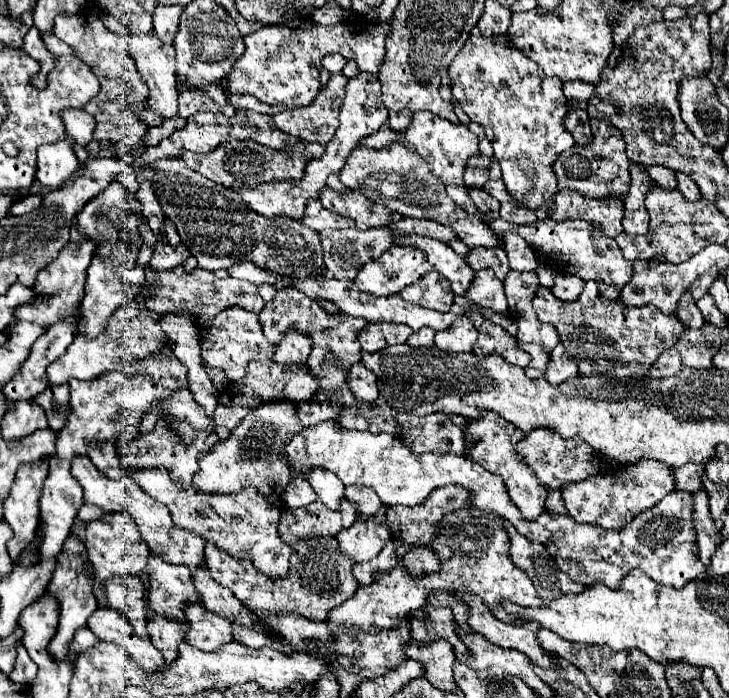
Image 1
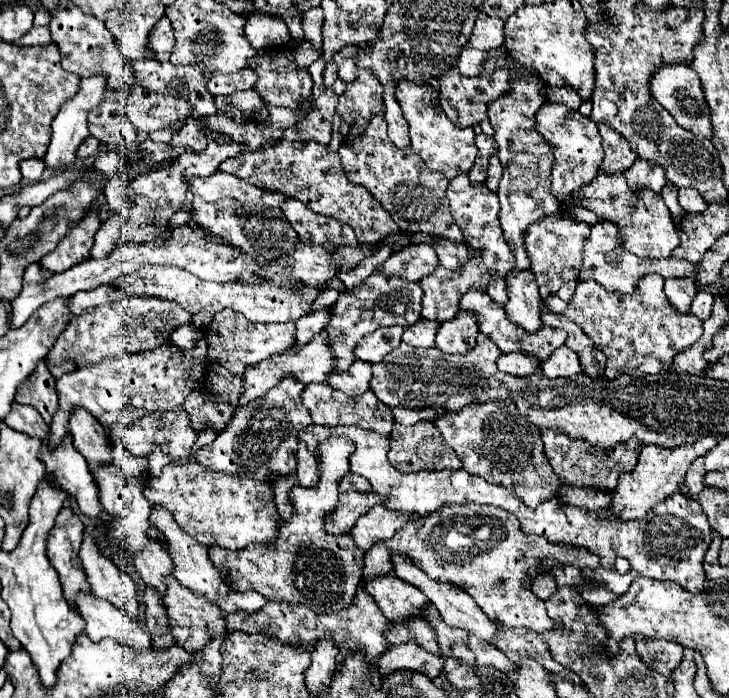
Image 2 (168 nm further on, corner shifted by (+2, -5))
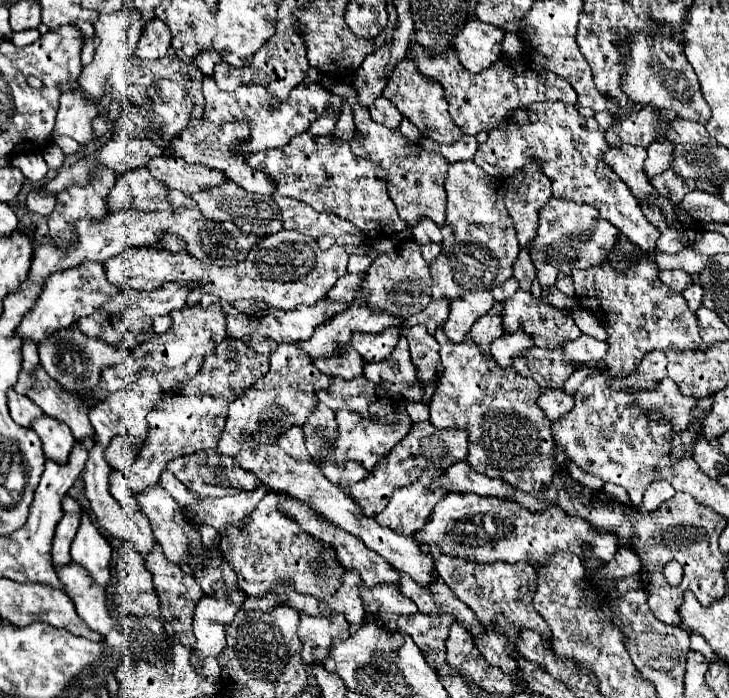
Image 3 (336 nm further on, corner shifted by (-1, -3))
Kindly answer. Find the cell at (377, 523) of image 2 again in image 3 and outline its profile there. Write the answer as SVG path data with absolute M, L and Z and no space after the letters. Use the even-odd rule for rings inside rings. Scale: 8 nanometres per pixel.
M443 468L425 470L417 482L407 484L407 488L403 486L395 490L387 508L381 514L377 514L375 520L401 536L413 536L415 532L419 532L425 526L437 502L447 494L447 488L443 486L437 486L433 492L425 492L433 484L433 480L439 478L443 472Z

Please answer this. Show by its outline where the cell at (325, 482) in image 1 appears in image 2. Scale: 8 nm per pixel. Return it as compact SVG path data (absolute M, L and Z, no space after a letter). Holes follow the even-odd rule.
M298 444L298 468L296 474L300 478L300 484L304 488L314 488L320 482L320 468L316 458L312 456L312 452L308 448L304 448L304 444Z

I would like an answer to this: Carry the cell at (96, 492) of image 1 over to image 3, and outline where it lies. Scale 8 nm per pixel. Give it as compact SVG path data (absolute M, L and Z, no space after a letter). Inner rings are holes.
M43 414L31 424L31 428L39 434L39 438L43 442L45 458L55 460L57 464L67 462L67 456L69 456L69 452L73 448L73 442L75 442L67 424Z

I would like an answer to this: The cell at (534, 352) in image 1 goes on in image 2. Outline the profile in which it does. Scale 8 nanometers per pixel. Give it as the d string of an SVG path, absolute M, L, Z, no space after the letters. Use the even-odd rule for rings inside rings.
M470 288L470 290L462 296L462 300L460 300L460 310L472 312L474 318L476 318L476 322L478 322L478 326L480 326L480 332L486 334L486 336L490 336L490 340L492 340L492 342L500 348L500 352L504 352L504 354L508 354L508 352L520 352L520 354L528 354L528 356L532 356L532 358L536 358L536 360L540 360L540 362L546 362L546 358L548 358L556 348L560 348L560 346L564 344L564 340L566 340L566 336L564 336L562 330L552 330L552 328L548 328L548 326L542 326L536 334L528 334L522 326L516 326L516 324L508 322L508 316L506 316L506 312L504 312L504 306L492 302L492 298L490 298L486 292L476 290L476 288Z

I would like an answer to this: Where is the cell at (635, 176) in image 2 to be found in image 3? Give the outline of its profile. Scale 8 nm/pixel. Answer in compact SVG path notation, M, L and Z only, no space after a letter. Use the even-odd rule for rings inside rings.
M653 142L647 148L647 152L649 152L649 156L645 160L645 174L655 176L671 166L671 158L673 158L673 144L671 142Z

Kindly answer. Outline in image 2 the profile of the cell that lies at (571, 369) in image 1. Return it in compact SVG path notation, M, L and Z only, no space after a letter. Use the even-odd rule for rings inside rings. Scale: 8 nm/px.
M560 346L544 364L542 364L542 372L548 378L570 378L582 372L578 354L566 346Z

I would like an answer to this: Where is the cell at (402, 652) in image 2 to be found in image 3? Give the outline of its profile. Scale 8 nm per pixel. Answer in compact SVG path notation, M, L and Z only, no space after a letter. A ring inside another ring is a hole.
M415 612L411 616L399 616L397 630L409 634L423 652L425 660L433 668L439 668L445 662L445 640L451 622L455 622L451 614Z

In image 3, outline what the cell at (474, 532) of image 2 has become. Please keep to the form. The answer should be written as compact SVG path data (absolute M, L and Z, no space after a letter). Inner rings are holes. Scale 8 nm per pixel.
M447 494L429 516L427 524L419 534L413 536L423 544L439 544L445 554L461 556L473 562L543 562L553 556L553 552L567 550L577 556L583 554L583 544L589 542L593 552L609 562L617 548L619 540L611 530L599 530L587 524L583 518L573 518L561 508L553 506L545 512L529 512L511 500L499 500L491 496L477 494Z

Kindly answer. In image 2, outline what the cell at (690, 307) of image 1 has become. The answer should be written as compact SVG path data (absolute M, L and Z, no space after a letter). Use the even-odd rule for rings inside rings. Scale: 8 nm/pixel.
M690 276L668 278L664 282L664 290L672 308L676 308L680 314L690 314L690 304L692 304L692 298L696 296L694 280Z

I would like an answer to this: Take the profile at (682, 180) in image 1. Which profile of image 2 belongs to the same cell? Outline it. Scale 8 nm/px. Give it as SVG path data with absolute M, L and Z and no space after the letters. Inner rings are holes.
M680 188L678 200L680 200L680 206L682 206L686 212L704 212L706 206L708 206L708 204L704 202L704 198L700 198L700 196L696 194L696 190L692 190L692 188Z

